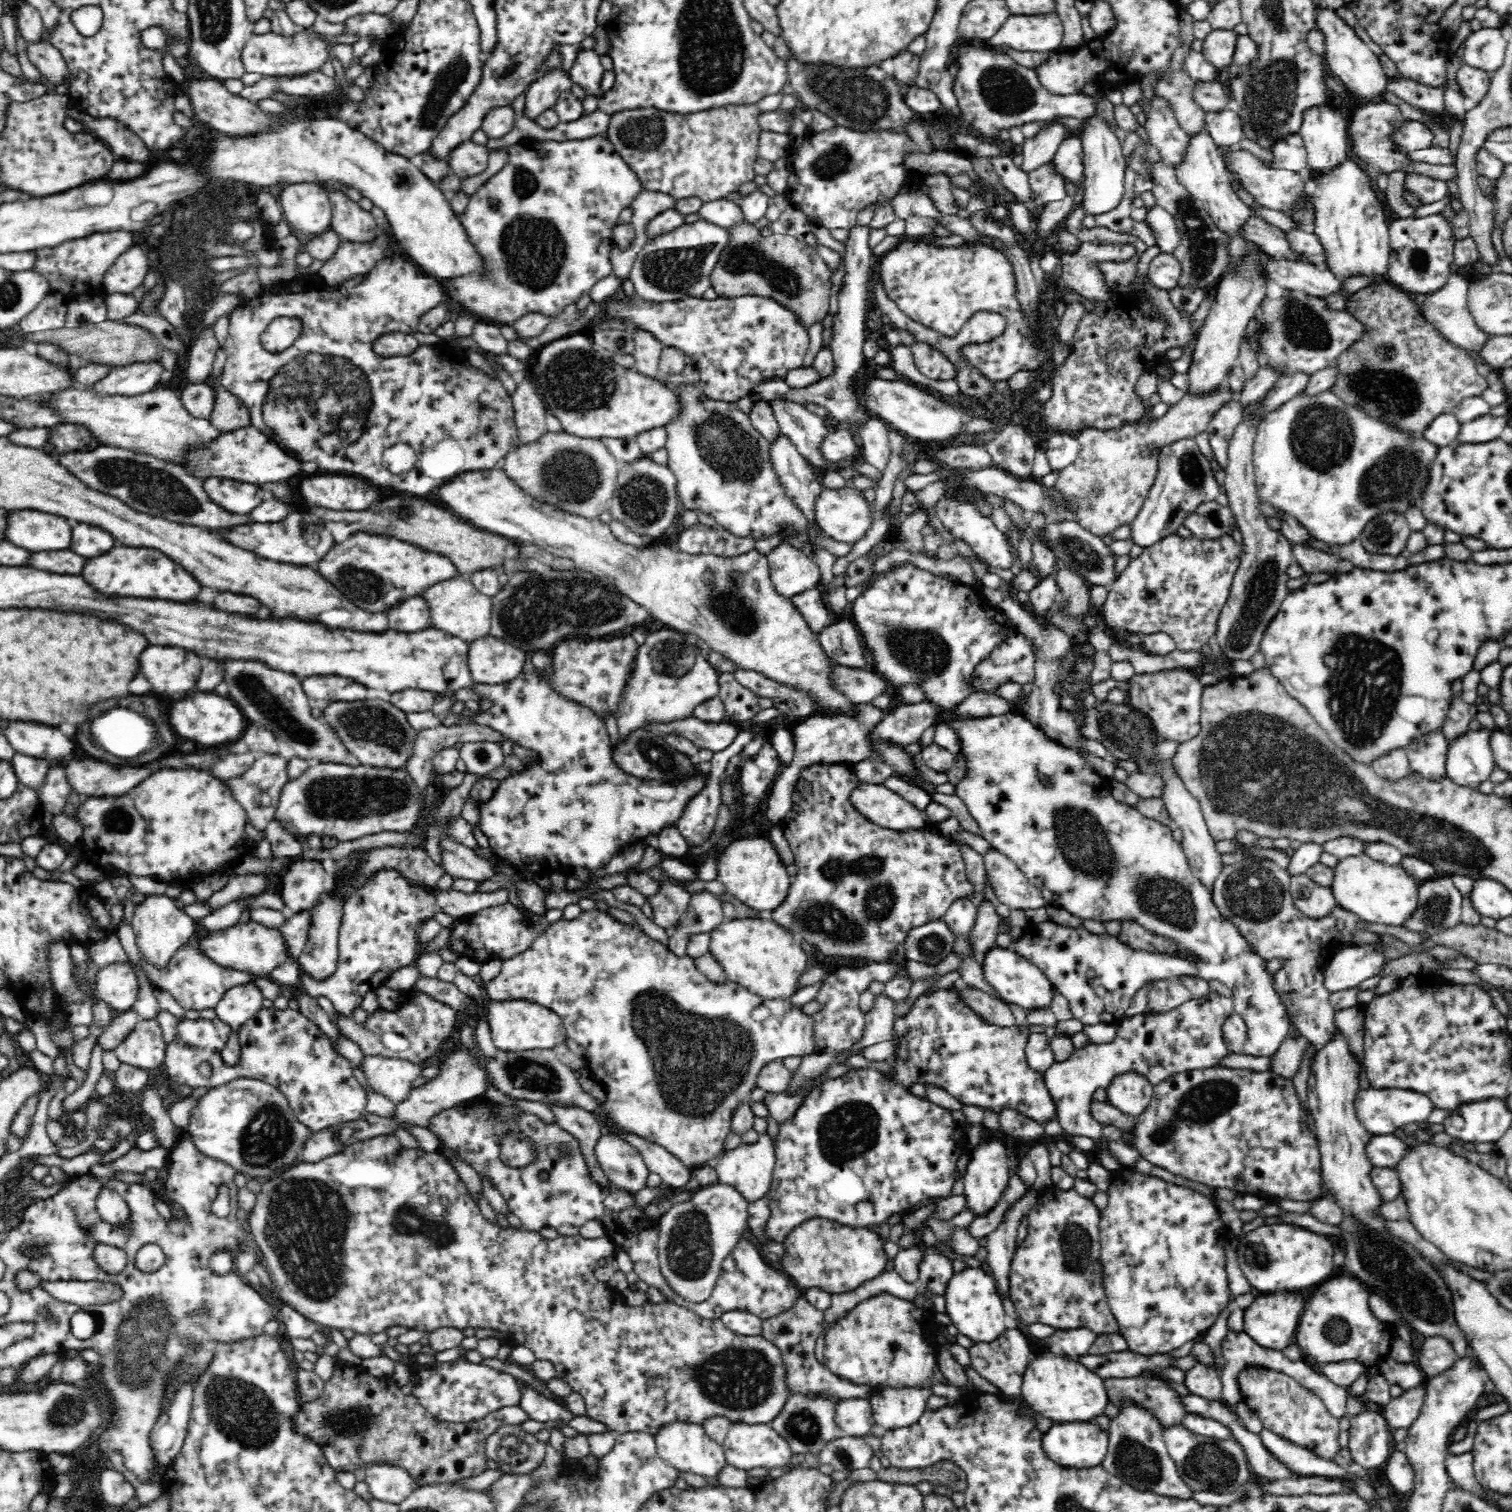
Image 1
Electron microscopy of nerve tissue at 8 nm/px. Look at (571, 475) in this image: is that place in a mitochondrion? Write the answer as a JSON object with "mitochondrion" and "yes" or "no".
{"mitochondrion":"yes"}

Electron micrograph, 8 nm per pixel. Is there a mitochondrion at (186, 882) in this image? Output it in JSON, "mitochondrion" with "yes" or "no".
{"mitochondrion":"no"}

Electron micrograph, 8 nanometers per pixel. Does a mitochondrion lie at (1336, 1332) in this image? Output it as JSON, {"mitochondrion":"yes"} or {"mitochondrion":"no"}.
{"mitochondrion":"yes"}

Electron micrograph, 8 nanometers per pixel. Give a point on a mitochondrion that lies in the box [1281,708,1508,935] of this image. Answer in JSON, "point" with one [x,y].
{"point":[1436,908]}

